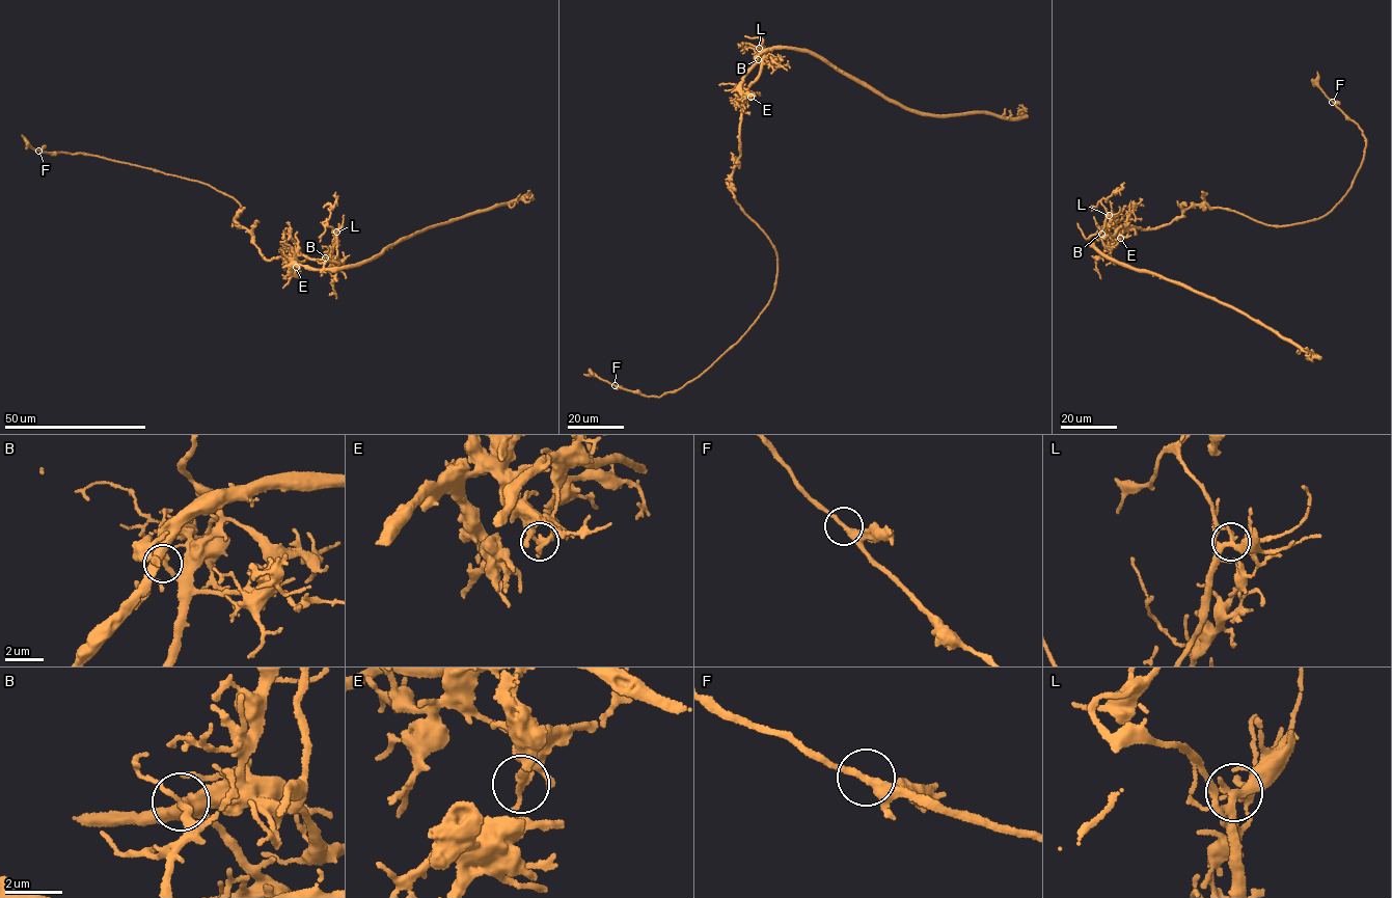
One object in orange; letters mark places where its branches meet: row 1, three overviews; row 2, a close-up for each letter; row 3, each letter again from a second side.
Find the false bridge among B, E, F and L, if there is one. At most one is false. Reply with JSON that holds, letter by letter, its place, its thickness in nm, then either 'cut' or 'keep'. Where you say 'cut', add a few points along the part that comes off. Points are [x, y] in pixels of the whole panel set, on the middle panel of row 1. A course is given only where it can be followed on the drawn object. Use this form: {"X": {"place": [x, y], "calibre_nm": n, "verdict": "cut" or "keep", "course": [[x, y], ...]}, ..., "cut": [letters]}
{"B": {"place": [758, 59], "calibre_nm": 220, "verdict": "keep"}, "E": {"place": [751, 97], "calibre_nm": 200, "verdict": "cut", "course": [[751, 97], [742, 103], [731, 190], [775, 250], [768, 304], [707, 369], [659, 397], [583, 374]]}, "F": {"place": [615, 385], "calibre_nm": 260, "verdict": "keep"}, "L": {"place": [759, 48], "calibre_nm": 240, "verdict": "keep"}, "cut": ["E"]}

